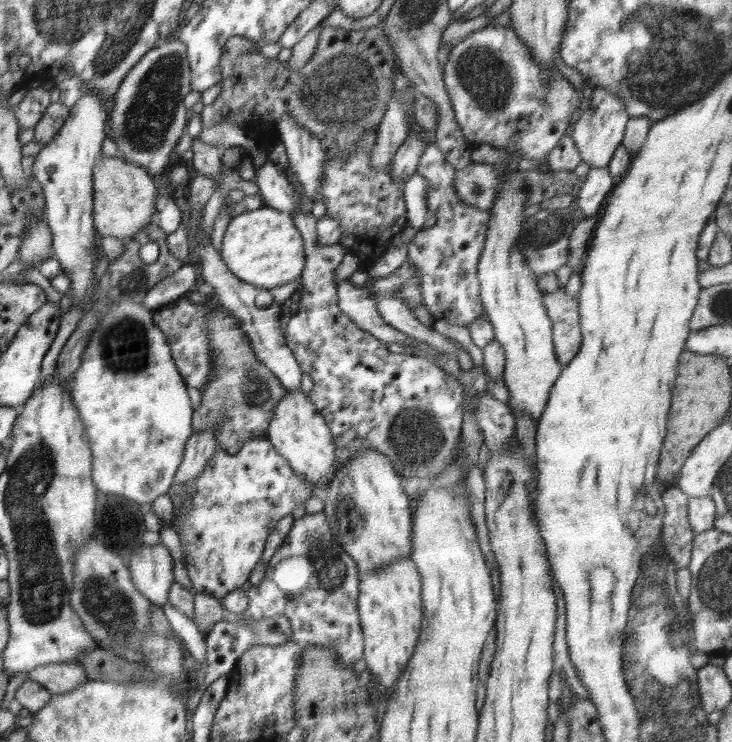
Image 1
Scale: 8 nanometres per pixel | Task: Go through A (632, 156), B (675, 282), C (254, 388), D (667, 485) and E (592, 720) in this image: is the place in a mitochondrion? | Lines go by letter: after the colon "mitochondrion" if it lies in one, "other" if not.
A: other
B: other
C: mitochondrion
D: other
E: other

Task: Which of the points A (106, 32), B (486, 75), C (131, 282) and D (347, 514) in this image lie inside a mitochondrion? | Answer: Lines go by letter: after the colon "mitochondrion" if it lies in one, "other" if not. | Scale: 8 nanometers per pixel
A: mitochondrion
B: mitochondrion
C: mitochondrion
D: mitochondrion

